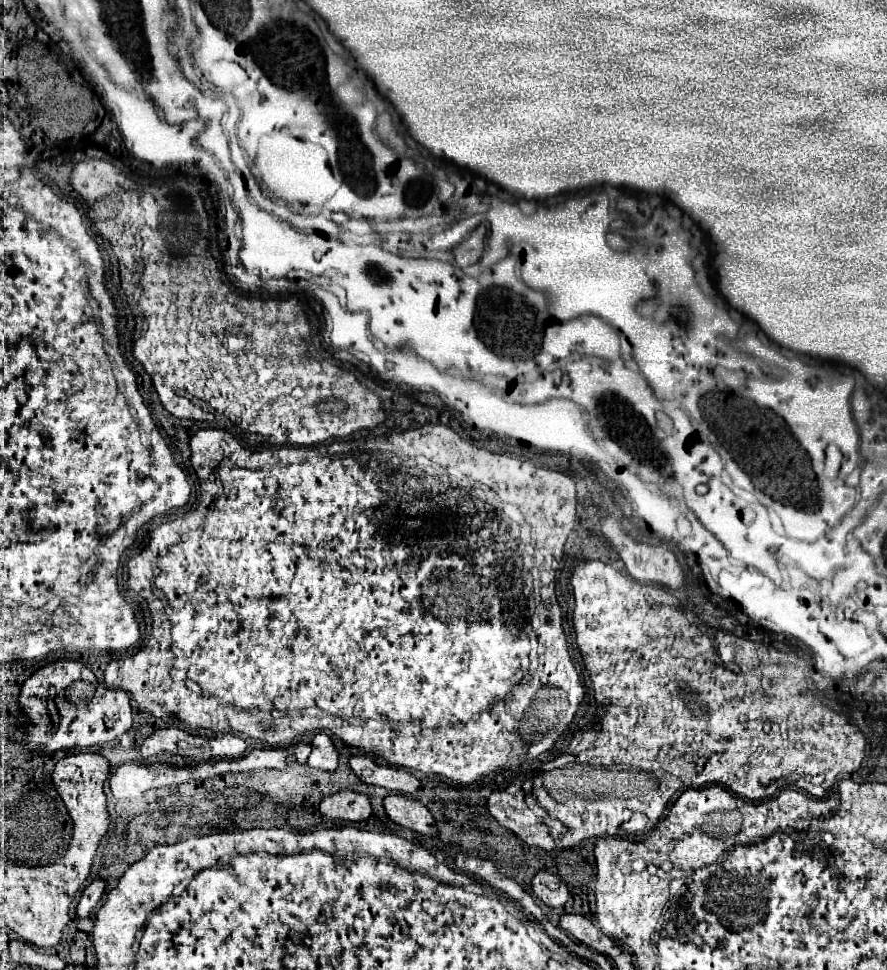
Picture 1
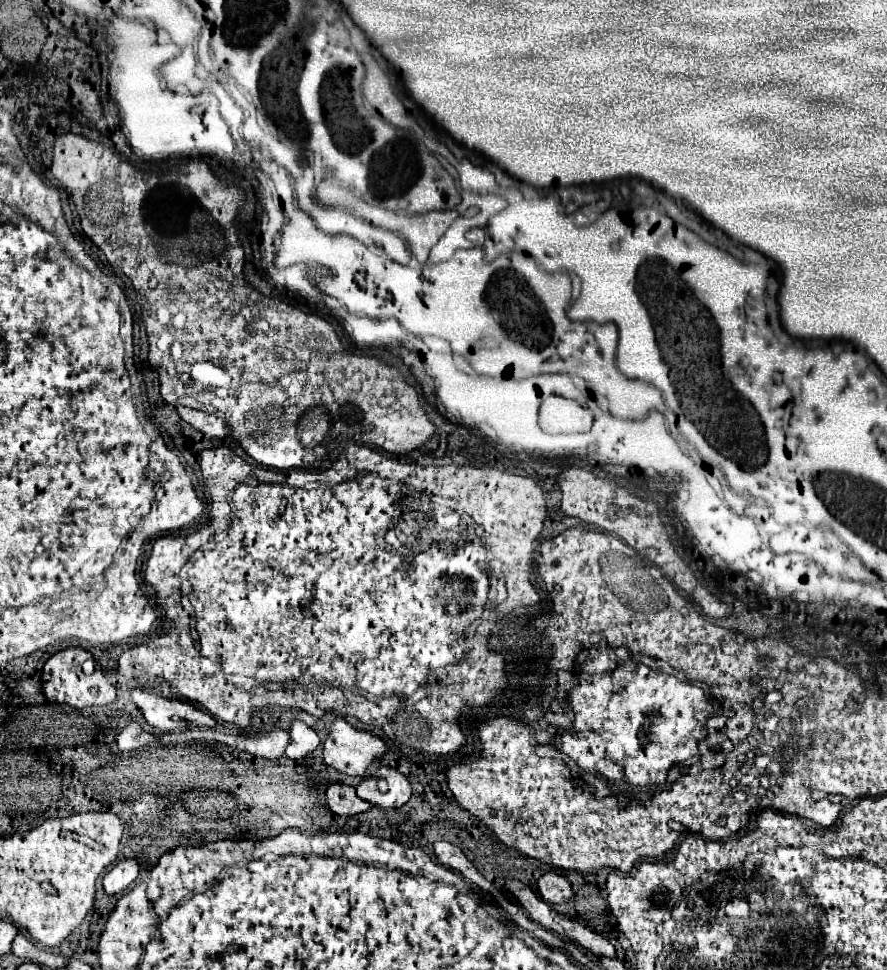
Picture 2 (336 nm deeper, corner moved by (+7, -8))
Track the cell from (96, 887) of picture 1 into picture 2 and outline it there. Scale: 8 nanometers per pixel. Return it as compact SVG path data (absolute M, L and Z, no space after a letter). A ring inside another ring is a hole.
M136 859L118 861L118 865L112 871L108 871L104 877L104 891L108 895L122 893L130 883L136 881L138 873L140 873L140 865Z

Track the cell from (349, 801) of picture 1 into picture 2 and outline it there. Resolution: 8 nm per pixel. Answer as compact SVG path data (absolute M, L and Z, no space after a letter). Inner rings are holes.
M330 783L326 789L326 803L336 815L358 815L370 809L368 801L362 801L356 797L356 791L352 785L346 783Z

